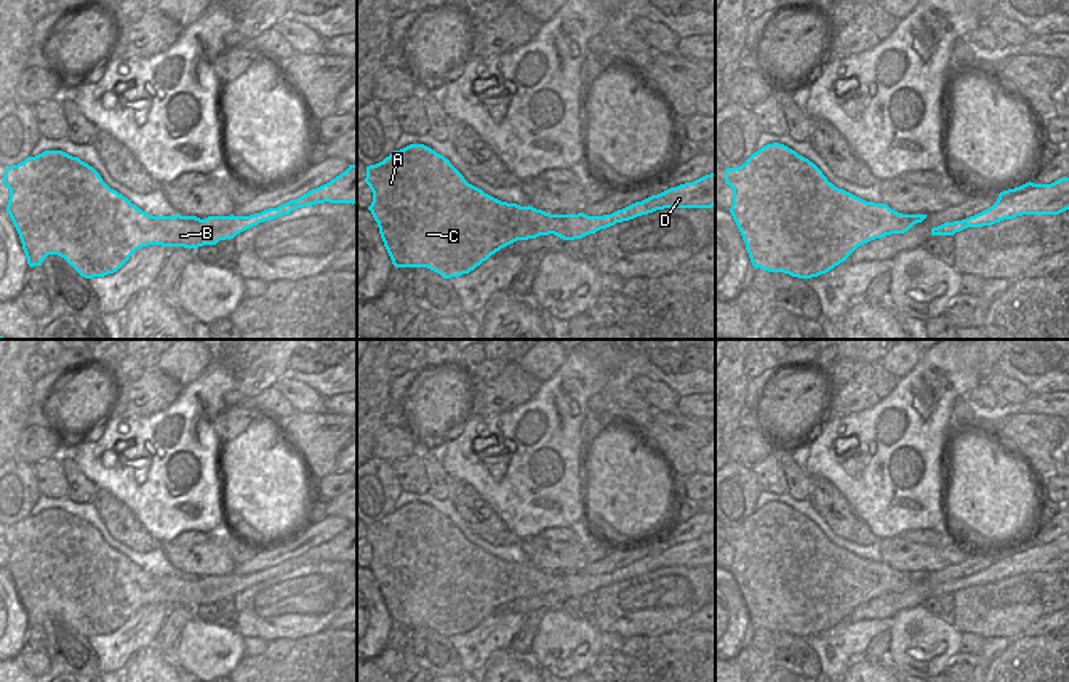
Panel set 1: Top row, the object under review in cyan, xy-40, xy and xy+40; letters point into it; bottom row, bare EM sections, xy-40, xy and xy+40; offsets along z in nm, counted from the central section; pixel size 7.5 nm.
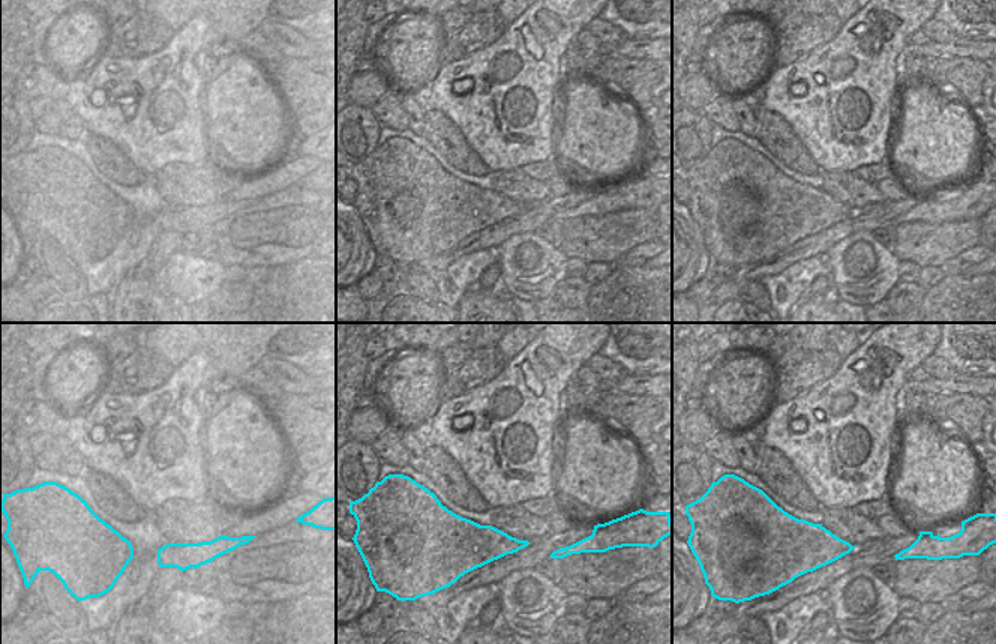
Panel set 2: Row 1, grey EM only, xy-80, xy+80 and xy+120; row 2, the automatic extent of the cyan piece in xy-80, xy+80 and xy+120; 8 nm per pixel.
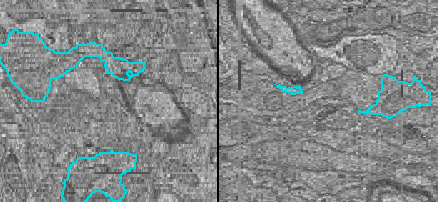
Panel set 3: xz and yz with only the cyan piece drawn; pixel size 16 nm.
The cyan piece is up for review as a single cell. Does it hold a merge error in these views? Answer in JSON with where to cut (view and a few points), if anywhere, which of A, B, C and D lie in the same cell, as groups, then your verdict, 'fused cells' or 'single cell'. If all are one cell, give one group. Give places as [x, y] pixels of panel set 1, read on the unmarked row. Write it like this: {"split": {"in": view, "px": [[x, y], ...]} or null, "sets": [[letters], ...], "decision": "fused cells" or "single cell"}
{"split": {"in": "xy-40", "px": [[252, 573], [260, 580]]}, "sets": [["A", "B", "C"], ["D"]], "decision": "fused cells"}

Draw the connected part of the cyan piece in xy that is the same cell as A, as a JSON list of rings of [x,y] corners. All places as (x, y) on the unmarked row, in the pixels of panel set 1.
[[[410,503],[366,525],[365,541],[373,551],[368,568],[378,581],[392,623],[427,626],[443,637],[469,632],[517,599],[549,592],[575,599],[616,583],[611,573],[551,573],[530,564],[501,560],[469,543],[448,517],[424,503]]]

